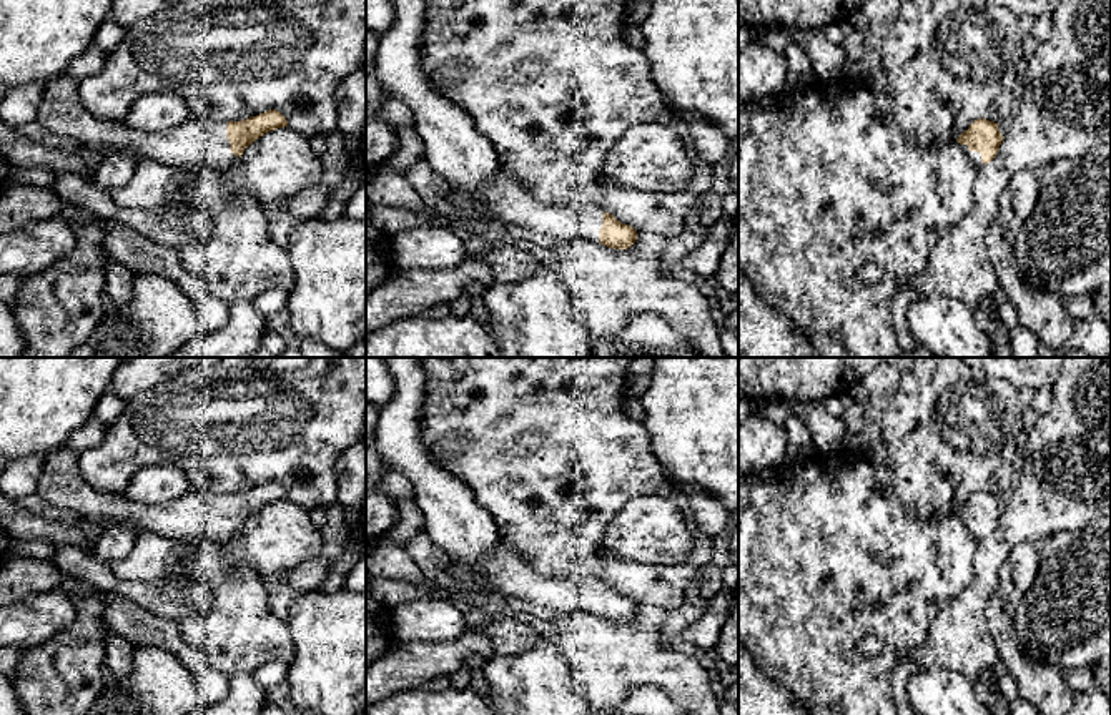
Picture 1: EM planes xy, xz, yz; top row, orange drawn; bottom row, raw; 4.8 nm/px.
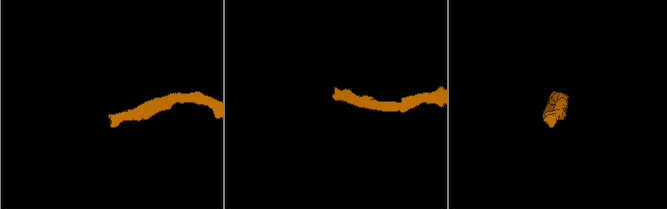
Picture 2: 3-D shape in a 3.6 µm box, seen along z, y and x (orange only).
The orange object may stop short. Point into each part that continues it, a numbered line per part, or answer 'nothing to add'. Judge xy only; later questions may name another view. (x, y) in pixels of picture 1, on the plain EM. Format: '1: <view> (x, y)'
1: xy (198, 514)

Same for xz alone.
1: xz (504, 571)

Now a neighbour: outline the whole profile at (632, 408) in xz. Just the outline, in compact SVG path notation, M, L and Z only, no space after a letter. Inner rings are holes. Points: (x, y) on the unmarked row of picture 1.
M627 394L625 399L624 399L624 412L634 419L634 421L642 421L644 419L644 409L642 409L642 404L640 404L640 397L635 397L635 396L630 396Z

